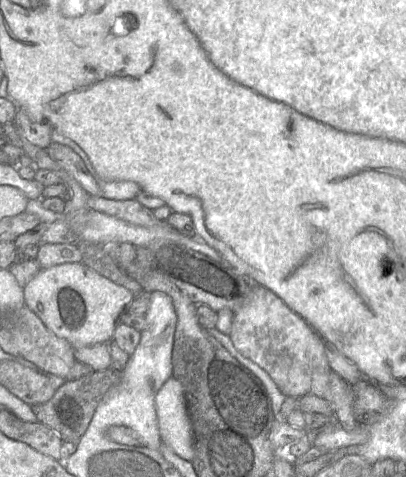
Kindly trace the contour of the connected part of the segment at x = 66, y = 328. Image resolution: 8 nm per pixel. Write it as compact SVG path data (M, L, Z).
M63 263L41 269L24 287L24 301L42 322L71 346L81 348L109 343L133 293L83 264Z

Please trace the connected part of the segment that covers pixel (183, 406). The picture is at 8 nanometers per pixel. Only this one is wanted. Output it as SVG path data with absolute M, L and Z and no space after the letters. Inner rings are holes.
M174 376L157 392L155 406L161 440L181 458L192 461L191 421L182 384Z

